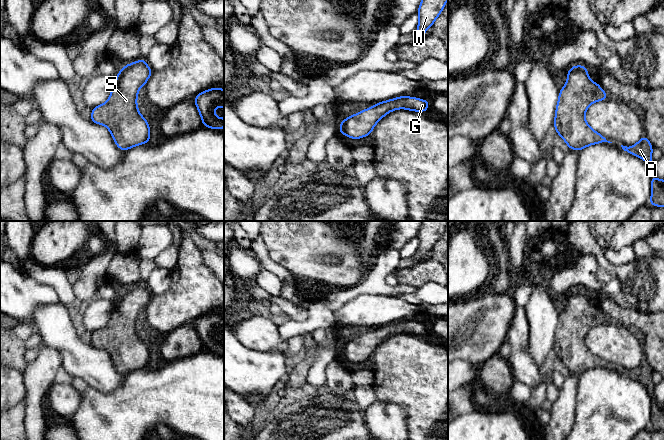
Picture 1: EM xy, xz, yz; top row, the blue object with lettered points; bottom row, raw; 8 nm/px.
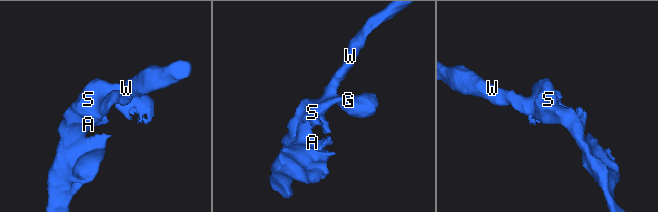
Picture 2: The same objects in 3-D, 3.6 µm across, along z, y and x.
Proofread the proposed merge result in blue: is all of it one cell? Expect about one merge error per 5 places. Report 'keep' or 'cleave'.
keep

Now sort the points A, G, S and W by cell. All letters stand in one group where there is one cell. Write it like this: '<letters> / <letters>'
A G S W

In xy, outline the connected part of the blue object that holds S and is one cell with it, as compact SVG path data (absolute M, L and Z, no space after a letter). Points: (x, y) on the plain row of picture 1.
M144 283L123 290L108 324L92 332L90 344L107 351L120 374L151 364L150 350L138 334L137 321L152 296Z

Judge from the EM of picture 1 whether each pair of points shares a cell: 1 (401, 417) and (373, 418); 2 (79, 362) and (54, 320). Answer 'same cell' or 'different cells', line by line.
1: same cell
2: same cell

